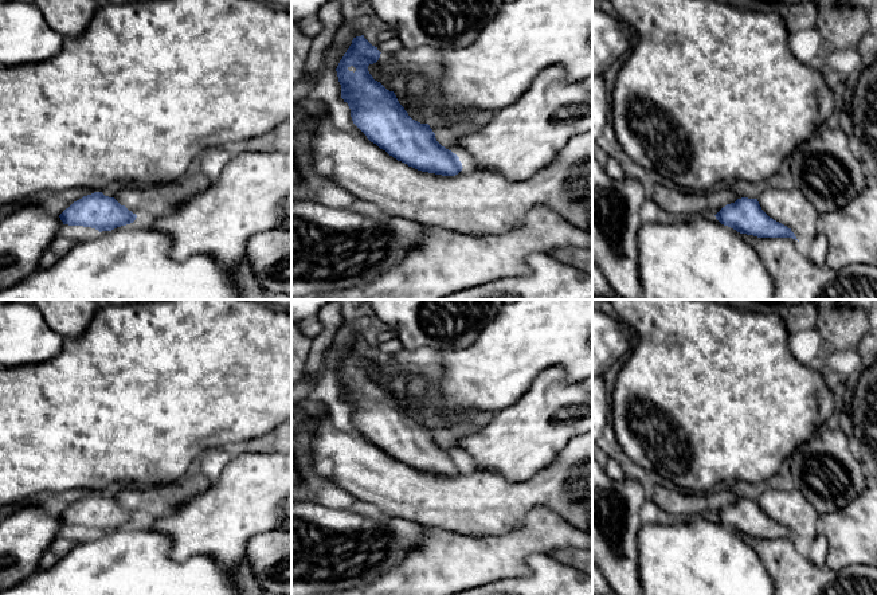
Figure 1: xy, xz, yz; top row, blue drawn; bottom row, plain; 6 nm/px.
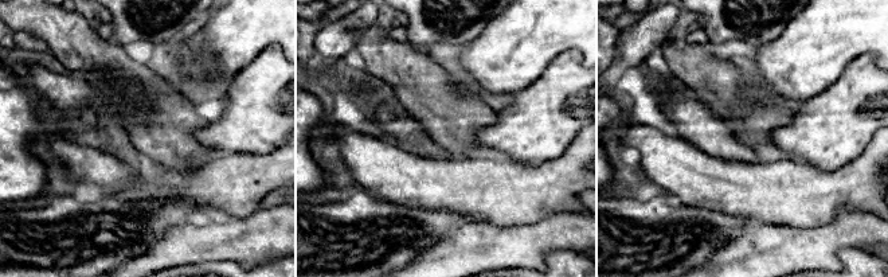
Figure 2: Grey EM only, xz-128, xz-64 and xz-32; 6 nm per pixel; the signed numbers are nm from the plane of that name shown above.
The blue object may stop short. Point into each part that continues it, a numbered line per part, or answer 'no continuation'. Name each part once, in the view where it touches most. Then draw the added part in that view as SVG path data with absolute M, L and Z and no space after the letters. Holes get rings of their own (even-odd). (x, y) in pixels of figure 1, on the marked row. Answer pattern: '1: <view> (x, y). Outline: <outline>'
no continuation

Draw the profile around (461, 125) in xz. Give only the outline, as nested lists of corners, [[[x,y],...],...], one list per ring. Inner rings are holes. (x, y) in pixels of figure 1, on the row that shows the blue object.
[[[457,116],[453,120],[445,121],[446,142],[449,149],[457,154],[455,141],[459,136],[467,134],[479,129],[483,124],[483,118],[474,116]]]

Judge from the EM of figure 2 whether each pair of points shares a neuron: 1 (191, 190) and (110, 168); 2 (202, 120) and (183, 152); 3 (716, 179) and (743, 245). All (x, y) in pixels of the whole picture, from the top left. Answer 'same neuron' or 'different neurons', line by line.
1: same neuron
2: same neuron
3: different neurons

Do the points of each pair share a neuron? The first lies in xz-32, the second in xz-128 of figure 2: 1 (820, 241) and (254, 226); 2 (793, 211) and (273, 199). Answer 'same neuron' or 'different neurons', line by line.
1: same neuron
2: different neurons

